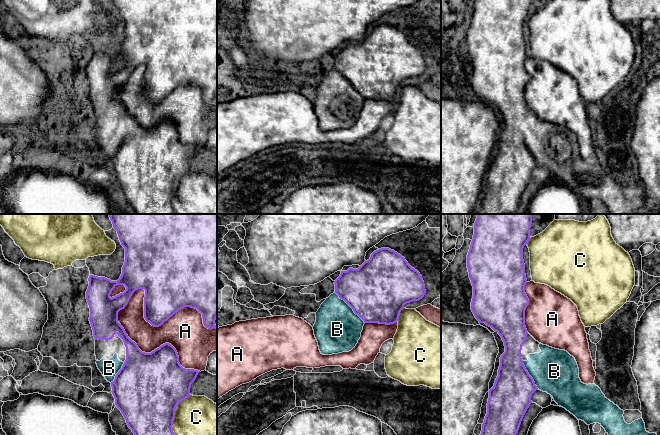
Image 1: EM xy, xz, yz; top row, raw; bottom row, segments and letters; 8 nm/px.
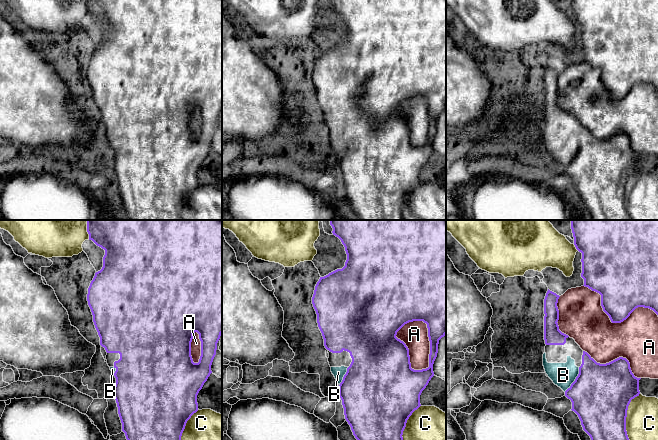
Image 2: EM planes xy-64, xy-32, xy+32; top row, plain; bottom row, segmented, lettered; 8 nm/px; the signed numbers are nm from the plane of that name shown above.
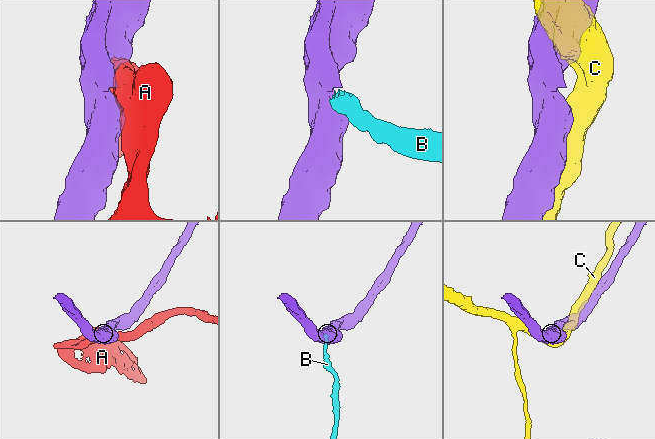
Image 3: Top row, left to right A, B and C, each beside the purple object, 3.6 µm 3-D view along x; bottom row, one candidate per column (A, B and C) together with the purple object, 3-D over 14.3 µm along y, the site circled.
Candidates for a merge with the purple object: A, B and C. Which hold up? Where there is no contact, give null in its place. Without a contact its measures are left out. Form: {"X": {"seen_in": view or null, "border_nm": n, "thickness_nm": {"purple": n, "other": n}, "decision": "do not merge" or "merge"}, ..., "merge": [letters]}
{"A": {"seen_in": "xy", "border_nm": 850, "thickness_nm": {"purple": 480, "other": 200}, "decision": "do not merge"}, "B": {"seen_in": "xz", "border_nm": 340, "thickness_nm": {"purple": 480, "other": 380}, "decision": "merge"}, "C": {"seen_in": "xy", "border_nm": 360, "thickness_nm": {"purple": 480, "other": 320}, "decision": "do not merge"}, "merge": ["B"]}

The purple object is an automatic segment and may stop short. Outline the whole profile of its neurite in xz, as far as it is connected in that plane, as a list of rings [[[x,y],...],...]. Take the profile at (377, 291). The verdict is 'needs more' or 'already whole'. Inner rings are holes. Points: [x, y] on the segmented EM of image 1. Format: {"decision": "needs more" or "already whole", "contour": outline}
{"decision": "needs more", "contour": [[[389,248],[374,251],[358,269],[341,271],[334,284],[335,292],[315,313],[313,330],[323,355],[351,351],[358,343],[365,323],[394,324],[405,304],[419,301],[426,293],[420,273]]]}

